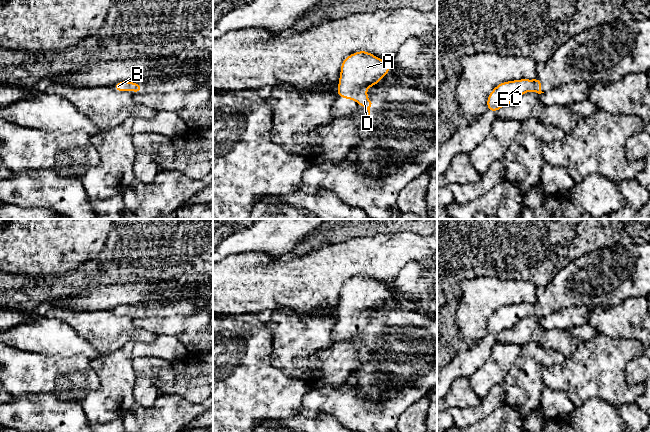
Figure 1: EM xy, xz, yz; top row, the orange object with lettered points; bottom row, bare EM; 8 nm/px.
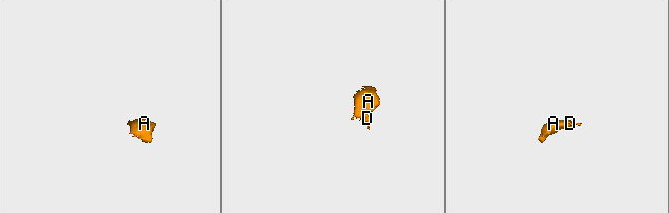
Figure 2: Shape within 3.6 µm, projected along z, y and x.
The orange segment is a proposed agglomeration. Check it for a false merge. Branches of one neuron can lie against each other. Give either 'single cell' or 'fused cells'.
single cell

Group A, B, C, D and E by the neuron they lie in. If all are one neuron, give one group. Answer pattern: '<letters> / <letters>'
A B C D E

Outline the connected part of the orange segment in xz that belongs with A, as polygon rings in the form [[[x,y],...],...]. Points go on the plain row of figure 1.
[[[359,275],[347,280],[341,289],[337,320],[356,325],[368,334],[370,341],[371,325],[366,314],[390,298],[387,287],[366,275]]]

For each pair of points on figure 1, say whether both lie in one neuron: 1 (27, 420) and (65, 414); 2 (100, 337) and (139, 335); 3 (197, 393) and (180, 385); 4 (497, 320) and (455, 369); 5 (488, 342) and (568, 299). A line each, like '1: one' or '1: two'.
1: one
2: one
3: one
4: one
5: one

